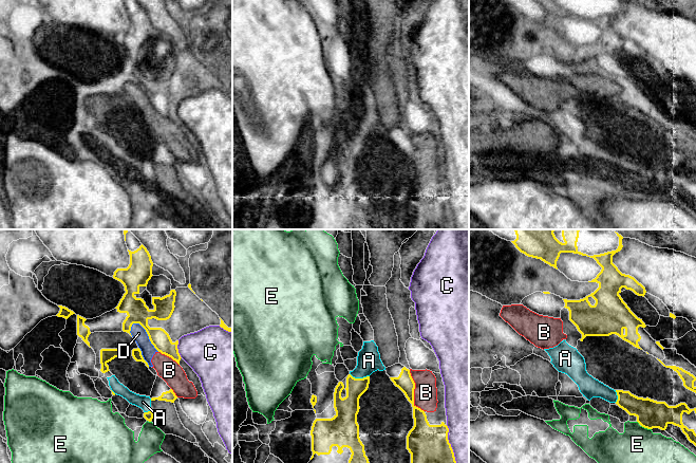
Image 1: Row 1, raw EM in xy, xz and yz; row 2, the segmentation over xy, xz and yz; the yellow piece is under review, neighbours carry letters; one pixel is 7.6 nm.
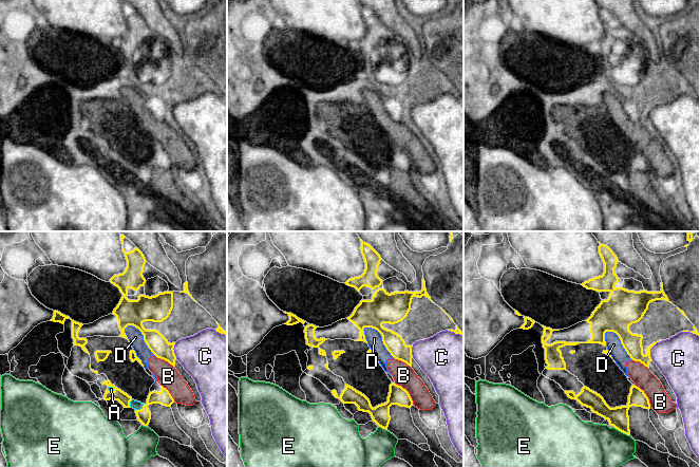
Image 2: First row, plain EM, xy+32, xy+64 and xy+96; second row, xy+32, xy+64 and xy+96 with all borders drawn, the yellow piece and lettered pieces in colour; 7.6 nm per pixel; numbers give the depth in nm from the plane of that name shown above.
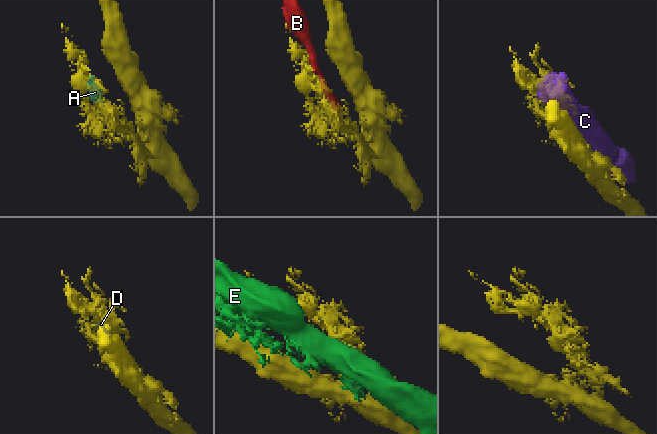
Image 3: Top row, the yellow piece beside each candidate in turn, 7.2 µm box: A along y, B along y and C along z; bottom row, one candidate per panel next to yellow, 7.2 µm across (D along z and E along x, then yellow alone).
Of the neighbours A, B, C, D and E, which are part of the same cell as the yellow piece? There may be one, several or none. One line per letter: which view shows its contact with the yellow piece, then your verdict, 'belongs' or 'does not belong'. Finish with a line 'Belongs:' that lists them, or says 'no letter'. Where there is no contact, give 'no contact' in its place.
A: xz | does not belong
B: xz | does not belong
C: xz | does not belong
D: xy | does not belong
E: yz | does not belong
Belongs: no letter

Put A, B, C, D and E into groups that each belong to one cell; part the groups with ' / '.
A / B D / C / E

